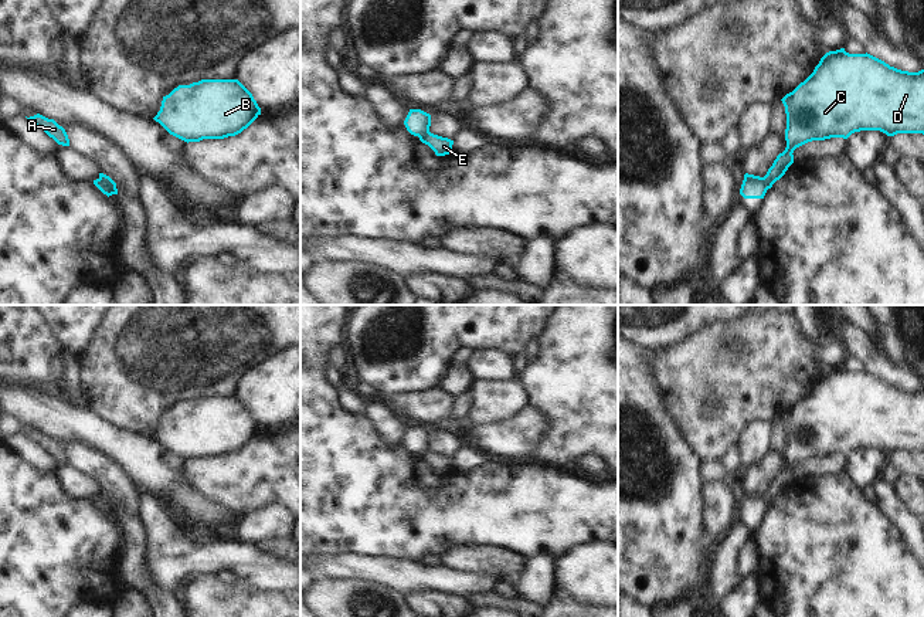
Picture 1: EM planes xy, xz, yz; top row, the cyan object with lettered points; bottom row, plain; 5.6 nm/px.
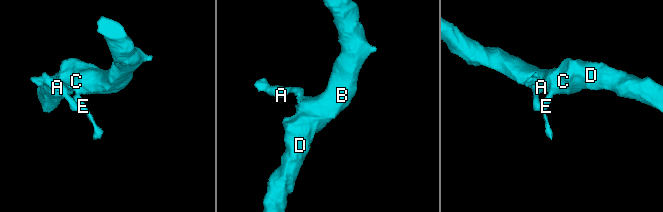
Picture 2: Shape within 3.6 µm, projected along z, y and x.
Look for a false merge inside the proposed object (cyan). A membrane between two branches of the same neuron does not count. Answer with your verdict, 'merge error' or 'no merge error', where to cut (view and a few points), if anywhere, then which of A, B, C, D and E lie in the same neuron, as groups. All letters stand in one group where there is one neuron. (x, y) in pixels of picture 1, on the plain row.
merge error | xy (99, 495), (114, 511) | A / B C D E

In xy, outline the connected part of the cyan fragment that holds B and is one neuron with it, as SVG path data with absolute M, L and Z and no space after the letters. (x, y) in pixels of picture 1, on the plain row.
M201 397L163 414L153 437L188 461L235 454L259 433L261 426L238 397Z

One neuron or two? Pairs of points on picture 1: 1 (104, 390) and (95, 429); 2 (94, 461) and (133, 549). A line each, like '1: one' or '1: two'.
1: two
2: one

